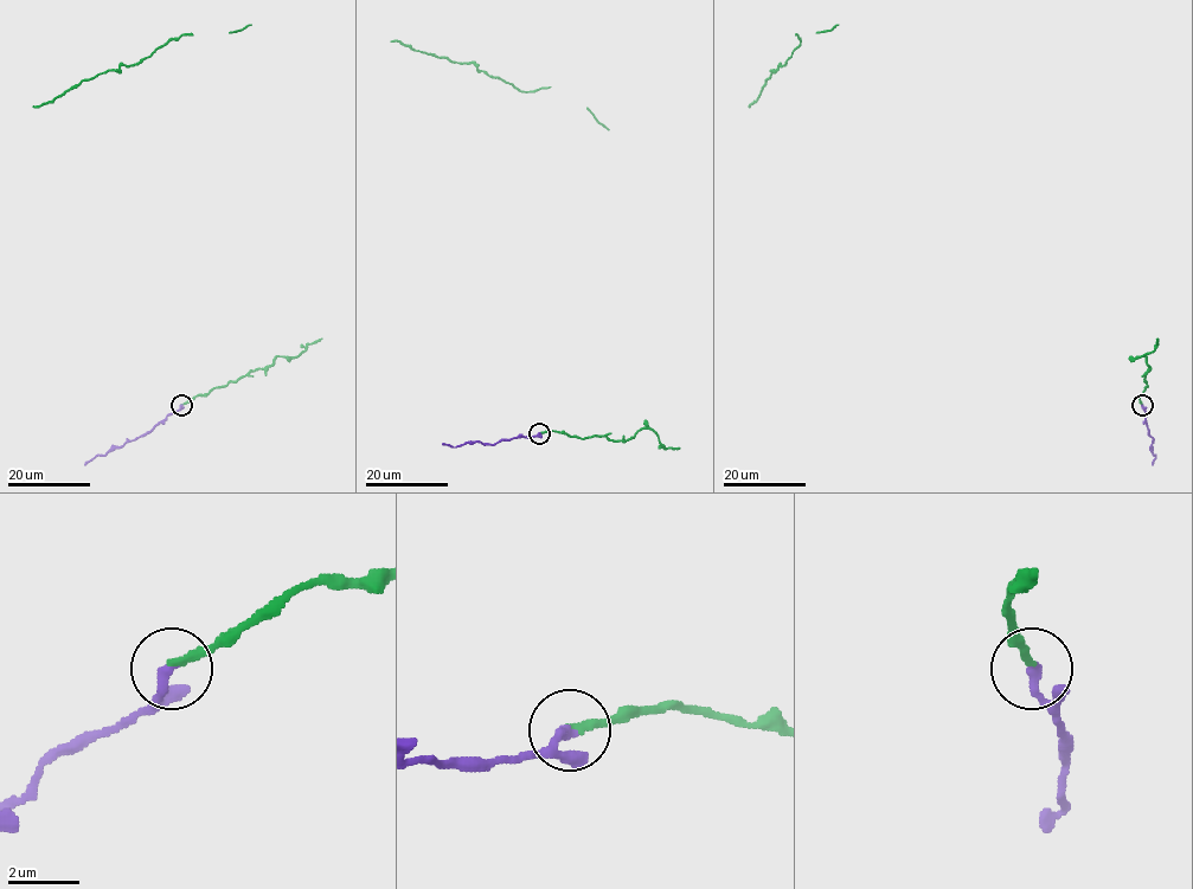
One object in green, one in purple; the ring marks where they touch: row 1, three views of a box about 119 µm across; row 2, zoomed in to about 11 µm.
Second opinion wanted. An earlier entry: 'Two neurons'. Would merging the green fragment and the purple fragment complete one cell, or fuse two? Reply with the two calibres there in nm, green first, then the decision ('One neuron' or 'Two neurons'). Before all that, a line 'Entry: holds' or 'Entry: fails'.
Entry: fails
Thickness 220 nm (green) against 300 nm. One neuron

